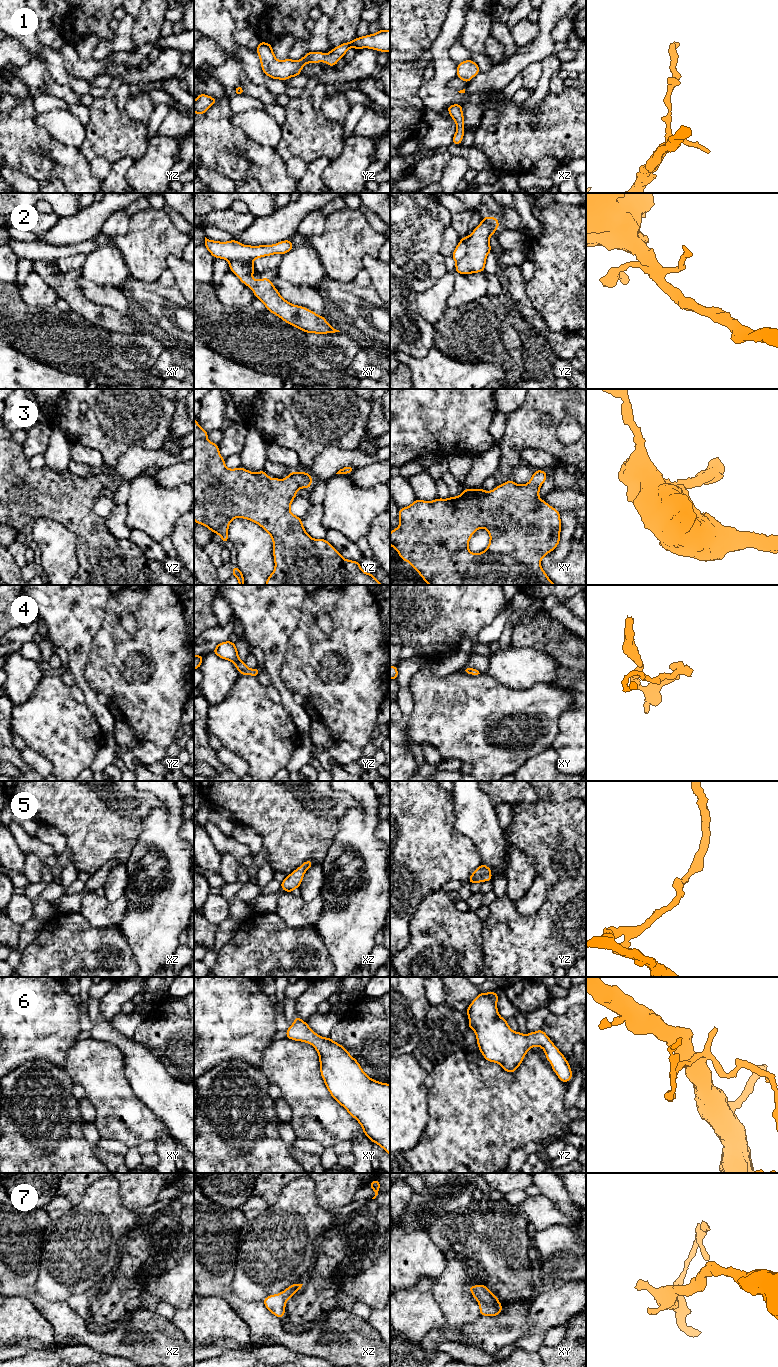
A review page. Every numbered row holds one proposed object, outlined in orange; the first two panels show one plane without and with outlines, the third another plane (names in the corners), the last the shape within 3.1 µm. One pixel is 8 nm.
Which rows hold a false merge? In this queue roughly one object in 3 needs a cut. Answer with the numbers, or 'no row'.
2

